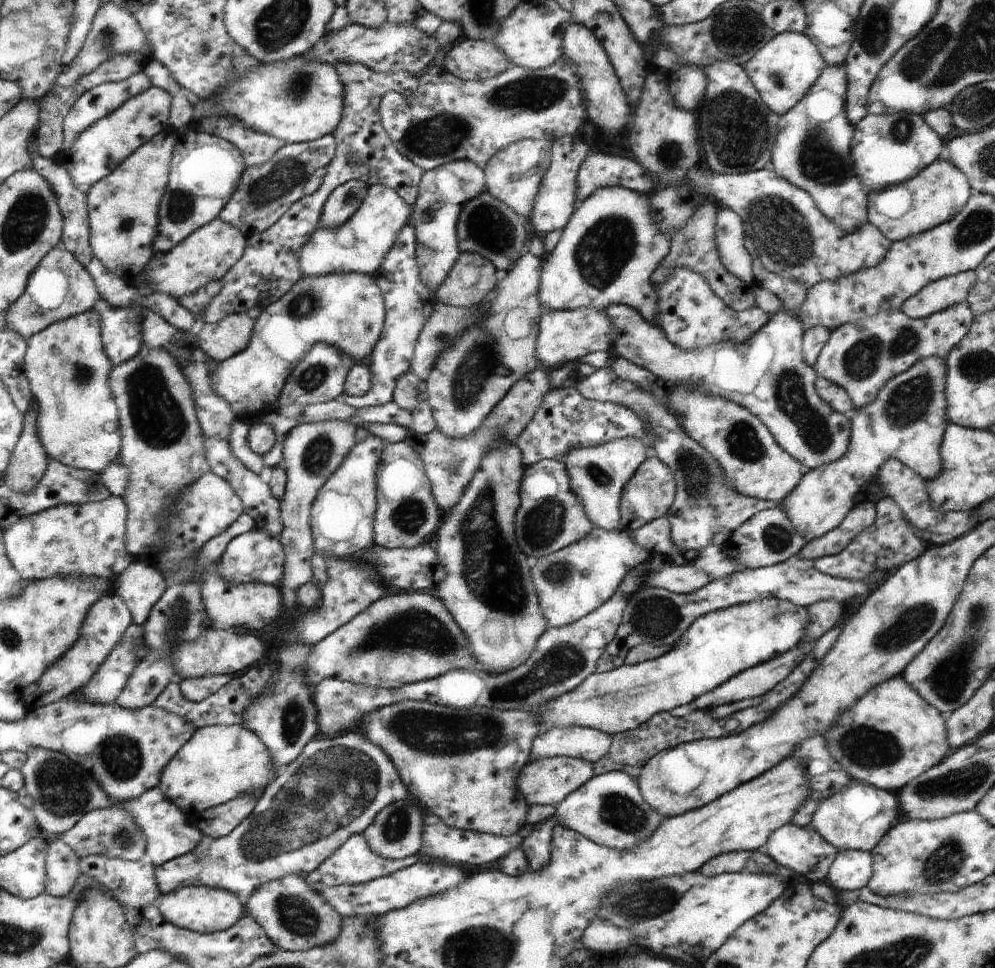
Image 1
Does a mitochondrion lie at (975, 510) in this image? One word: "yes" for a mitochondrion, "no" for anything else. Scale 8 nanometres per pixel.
no

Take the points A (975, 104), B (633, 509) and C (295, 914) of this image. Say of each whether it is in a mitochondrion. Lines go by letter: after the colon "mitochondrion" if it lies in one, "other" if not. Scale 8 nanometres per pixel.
A: mitochondrion
B: other
C: mitochondrion

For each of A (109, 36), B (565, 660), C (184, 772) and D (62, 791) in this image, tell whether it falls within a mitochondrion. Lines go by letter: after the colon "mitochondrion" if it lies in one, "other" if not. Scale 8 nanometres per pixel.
A: mitochondrion
B: mitochondrion
C: other
D: mitochondrion

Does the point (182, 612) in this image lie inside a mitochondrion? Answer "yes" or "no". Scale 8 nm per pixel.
yes

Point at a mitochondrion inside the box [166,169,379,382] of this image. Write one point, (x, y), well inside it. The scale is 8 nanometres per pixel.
(307, 305)

